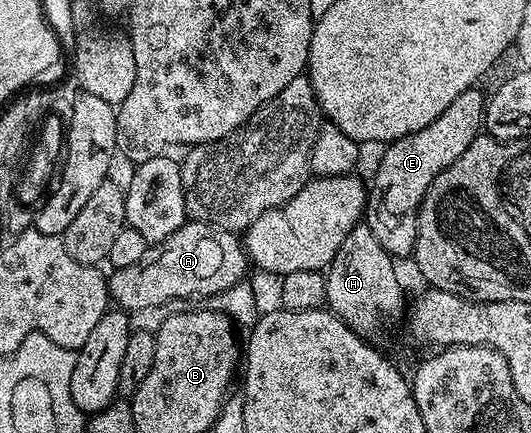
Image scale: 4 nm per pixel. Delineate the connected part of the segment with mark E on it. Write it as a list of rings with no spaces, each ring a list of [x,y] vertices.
[[[479,86],[466,89],[466,93],[462,93],[462,97],[455,99],[440,116],[434,117],[434,121],[430,121],[430,125],[426,125],[426,129],[418,129],[418,133],[410,133],[383,148],[384,156],[381,157],[380,164],[376,167],[376,176],[373,177],[372,183],[370,179],[366,204],[366,225],[374,233],[374,237],[378,237],[378,245],[382,245],[382,249],[386,249],[388,255],[393,257],[411,256],[415,252],[418,213],[434,177],[438,177],[438,173],[442,173],[442,169],[454,165],[454,161],[458,161],[458,157],[462,157],[462,153],[466,153],[466,149],[470,149],[472,142],[481,135],[486,95],[480,90]]]

